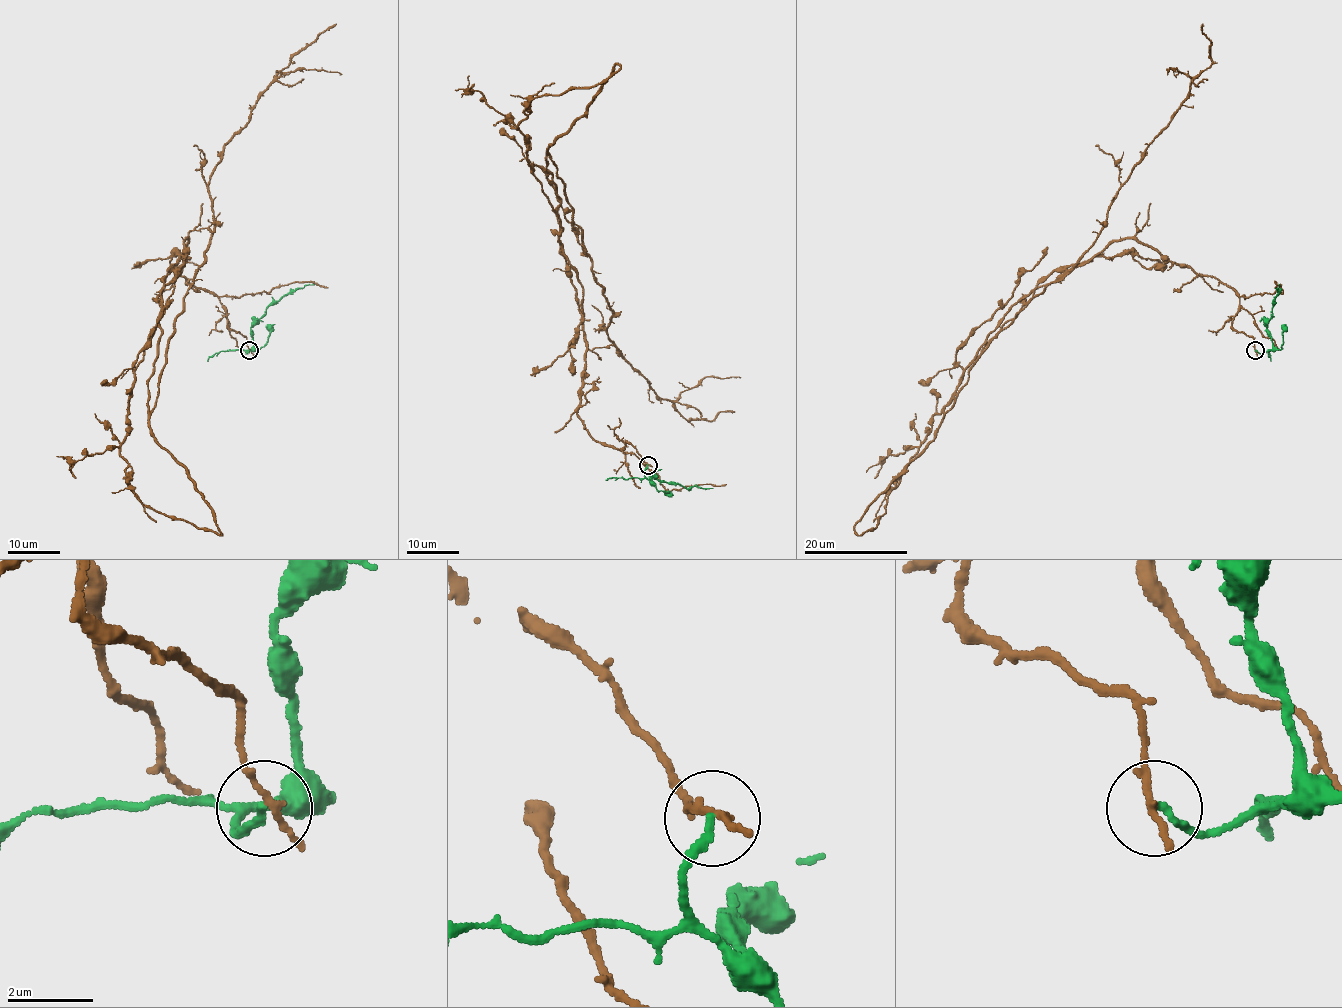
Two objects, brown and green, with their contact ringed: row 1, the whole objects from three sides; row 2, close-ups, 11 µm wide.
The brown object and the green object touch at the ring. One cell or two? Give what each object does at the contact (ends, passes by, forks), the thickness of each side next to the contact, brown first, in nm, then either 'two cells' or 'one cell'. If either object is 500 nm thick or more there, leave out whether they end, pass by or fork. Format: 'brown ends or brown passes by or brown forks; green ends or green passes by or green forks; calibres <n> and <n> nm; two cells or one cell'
brown passes by; green ends; calibres 140 and 180 nm; two cells

